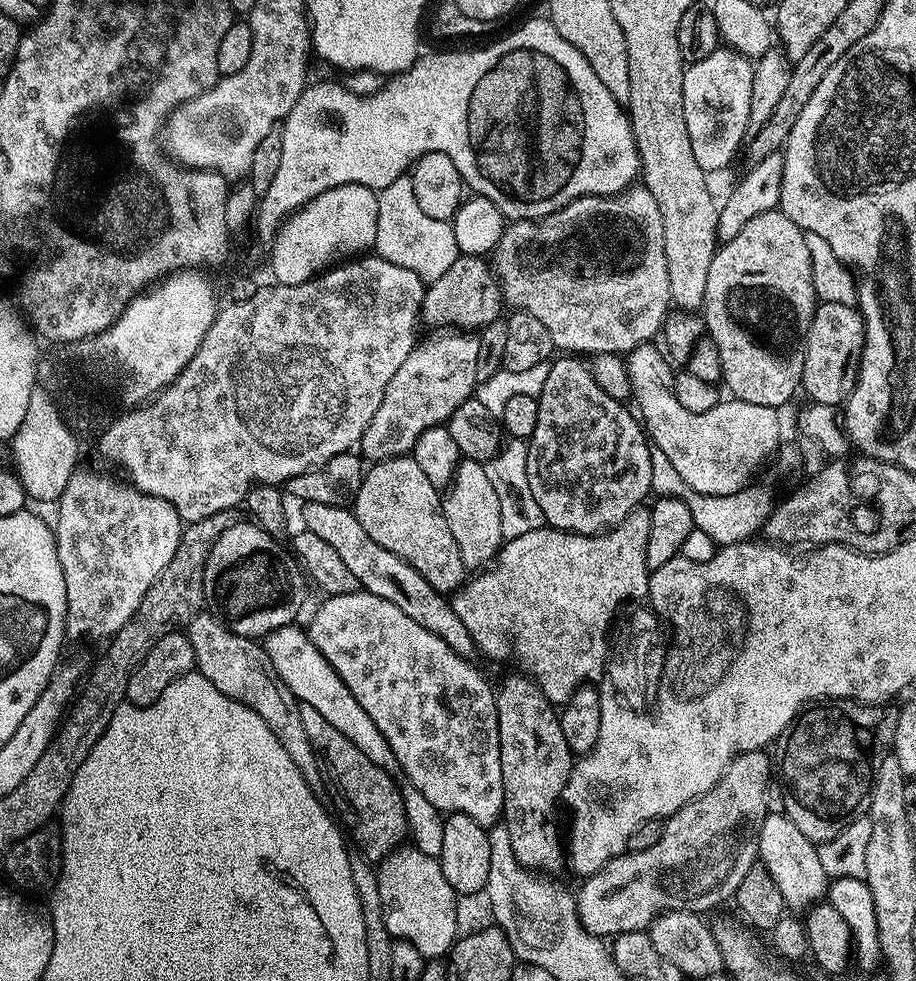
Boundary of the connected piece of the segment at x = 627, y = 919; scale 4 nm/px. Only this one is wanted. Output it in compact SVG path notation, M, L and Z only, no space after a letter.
M767 751L743 752L740 756L736 756L729 762L727 768L724 769L722 778L714 785L706 794L702 794L697 800L692 800L686 806L679 808L675 814L667 817L663 821L664 829L662 836L654 846L647 847L646 850L638 850L637 852L626 851L620 856L615 856L610 862L606 862L600 871L594 875L587 877L583 881L584 884L580 888L580 892L575 893L576 913L582 922L582 926L592 936L601 938L615 938L624 932L642 932L652 927L652 923L660 917L664 912L673 912L674 910L686 910L687 912L699 912L708 914L711 908L716 908L719 904L724 904L733 899L738 890L738 886L742 886L742 878L746 878L746 874L750 871L750 866L757 863L758 853L756 851L756 834L758 825L765 816L769 815L768 808L768 775L773 775L774 764L768 761Z

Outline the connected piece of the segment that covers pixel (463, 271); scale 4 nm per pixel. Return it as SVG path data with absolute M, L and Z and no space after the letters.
M459 256L442 274L442 278L431 281L424 290L424 306L422 309L422 320L428 328L435 329L461 329L461 330L481 330L495 320L501 319L502 311L505 310L503 291L500 289L500 280L496 275L493 265L483 256Z

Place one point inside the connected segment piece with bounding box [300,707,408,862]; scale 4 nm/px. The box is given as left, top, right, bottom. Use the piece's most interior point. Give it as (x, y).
(371, 805)

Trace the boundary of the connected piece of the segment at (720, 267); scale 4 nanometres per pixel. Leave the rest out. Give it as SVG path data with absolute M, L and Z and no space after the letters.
M782 211L767 212L758 214L751 222L746 222L739 234L734 238L723 241L717 247L714 258L710 262L710 274L706 274L706 294L704 295L704 306L702 315L704 325L708 327L710 338L714 338L714 346L718 346L718 358L720 359L720 374L722 384L729 388L731 395L738 400L745 400L759 406L772 407L774 409L783 409L783 404L791 398L795 392L801 391L802 385L802 366L804 365L804 339L808 336L810 322L816 313L817 298L814 290L814 274L810 274L810 250L806 250L805 231Z

